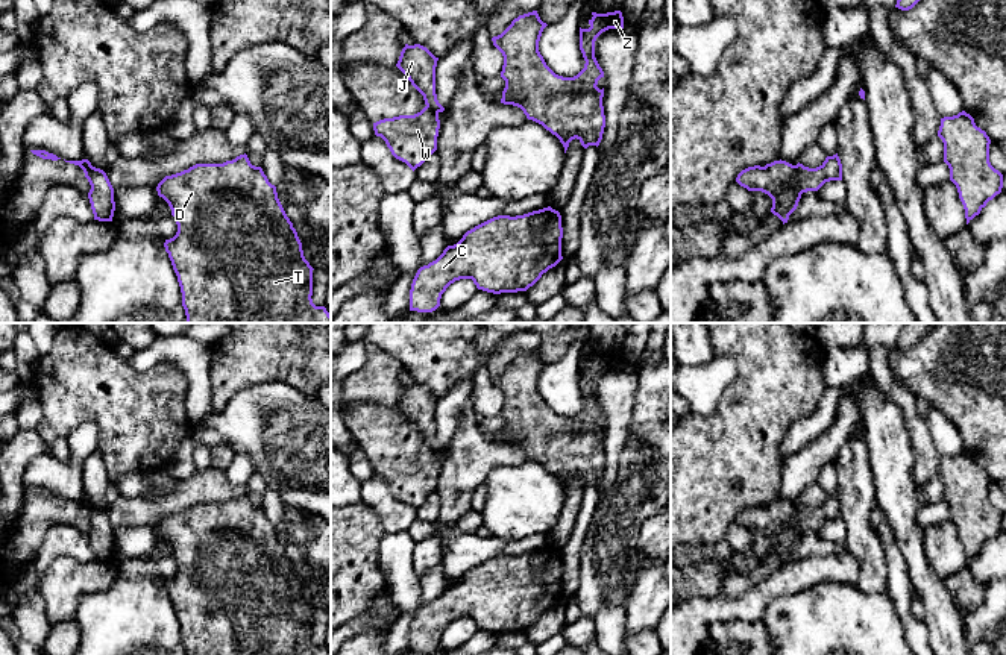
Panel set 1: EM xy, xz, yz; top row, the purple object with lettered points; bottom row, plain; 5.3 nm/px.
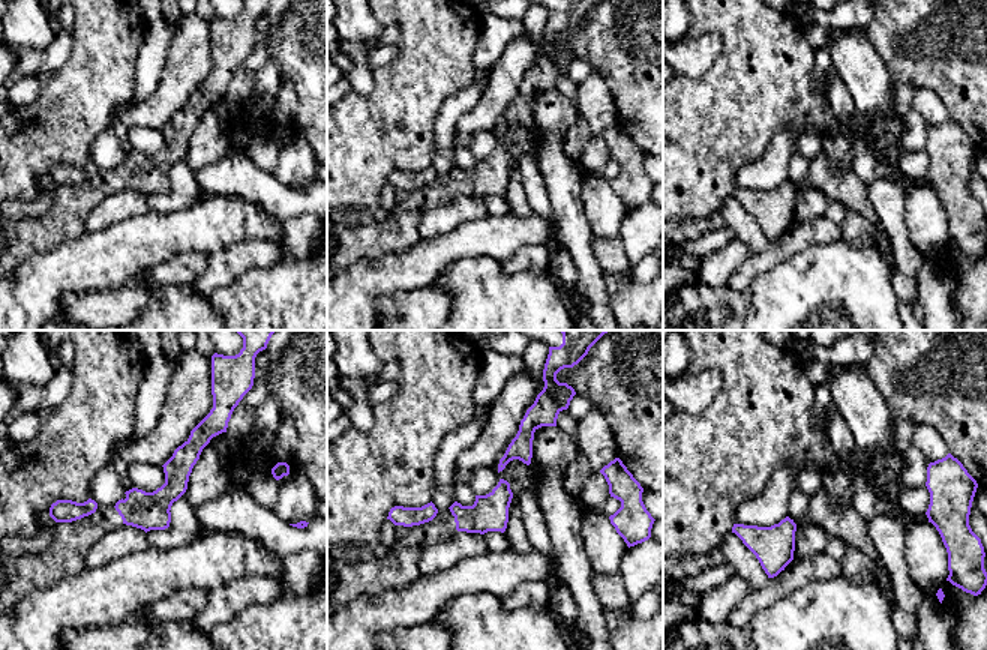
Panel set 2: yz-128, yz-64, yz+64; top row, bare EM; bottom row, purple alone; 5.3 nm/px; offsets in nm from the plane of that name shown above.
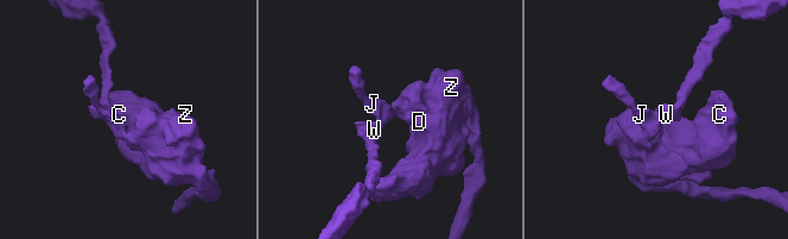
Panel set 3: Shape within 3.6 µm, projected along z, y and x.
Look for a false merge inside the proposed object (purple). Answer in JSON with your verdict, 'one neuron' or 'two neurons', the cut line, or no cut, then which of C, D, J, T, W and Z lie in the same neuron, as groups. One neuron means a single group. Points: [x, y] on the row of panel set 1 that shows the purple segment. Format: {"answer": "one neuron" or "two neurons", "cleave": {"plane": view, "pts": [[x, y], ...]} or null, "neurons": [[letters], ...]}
{"answer": "two neurons", "cleave": {"plane": "yz", "pts": [[794, 166], [797, 184], [803, 191]]}, "neurons": [["C", "D", "J", "T", "Z"], ["W"]]}

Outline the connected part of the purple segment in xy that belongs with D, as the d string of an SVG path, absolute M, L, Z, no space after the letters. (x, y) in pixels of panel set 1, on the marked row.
M246 153L223 164L196 164L181 173L165 176L158 183L156 191L168 203L178 224L176 235L165 240L164 247L178 276L187 323L331 323L331 314L326 308L313 303L314 268L303 256L302 243L278 199L276 186L269 182L261 167L250 164Z

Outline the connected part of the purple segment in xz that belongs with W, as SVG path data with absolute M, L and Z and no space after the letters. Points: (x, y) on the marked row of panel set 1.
M425 106L414 115L399 115L373 123L391 155L405 162L413 171L435 150L440 129L439 112Z

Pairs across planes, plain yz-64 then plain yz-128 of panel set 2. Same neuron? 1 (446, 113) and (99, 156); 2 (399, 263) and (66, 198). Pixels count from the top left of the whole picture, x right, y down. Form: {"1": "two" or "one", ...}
{"1": "one", "2": "two"}

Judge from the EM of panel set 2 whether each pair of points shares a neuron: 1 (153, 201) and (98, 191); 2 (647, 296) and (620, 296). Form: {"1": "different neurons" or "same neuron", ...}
{"1": "different neurons", "2": "same neuron"}

